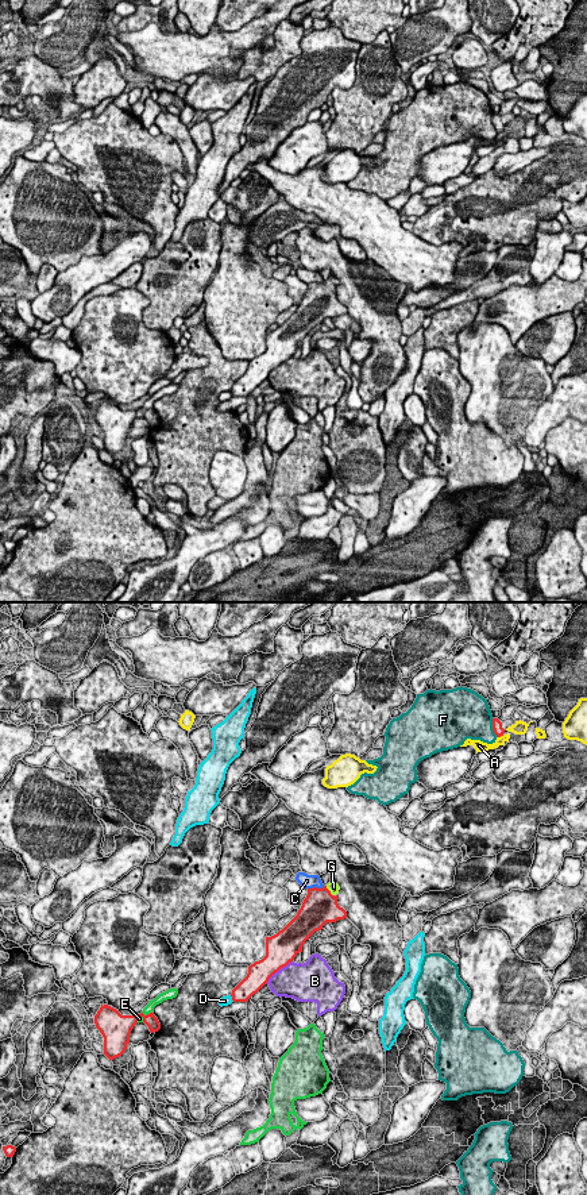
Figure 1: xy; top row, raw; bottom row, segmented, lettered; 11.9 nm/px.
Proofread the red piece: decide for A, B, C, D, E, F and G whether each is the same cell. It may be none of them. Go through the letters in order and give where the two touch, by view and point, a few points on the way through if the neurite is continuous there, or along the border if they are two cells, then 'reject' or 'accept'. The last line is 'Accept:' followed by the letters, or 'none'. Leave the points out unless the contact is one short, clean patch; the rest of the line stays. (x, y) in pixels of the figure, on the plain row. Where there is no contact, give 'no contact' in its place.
A: xy (499, 131) | reject
B: xy (278, 365) | reject
C: xy (316, 282) | reject
D: xy (232, 393) | reject
E: xy (142, 411) | reject
F: xy (493, 123) | reject
G: xy (329, 286) | across xy (320, 301), (329, 286), (333, 282) | accept
Accept: G

